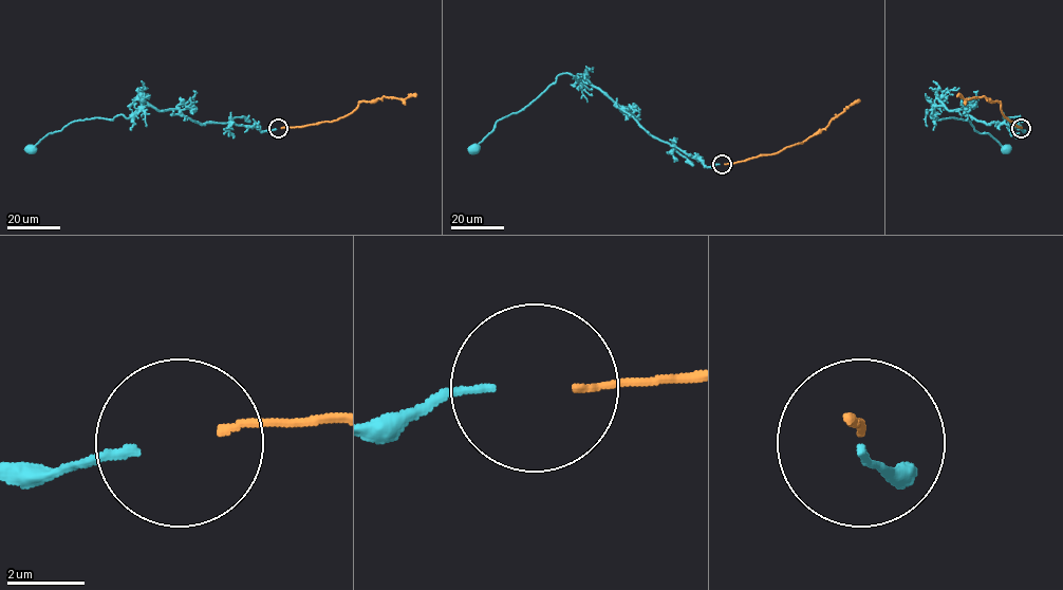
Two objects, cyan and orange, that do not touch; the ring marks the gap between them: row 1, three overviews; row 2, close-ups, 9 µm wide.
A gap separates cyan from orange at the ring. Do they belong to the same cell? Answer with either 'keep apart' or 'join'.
join

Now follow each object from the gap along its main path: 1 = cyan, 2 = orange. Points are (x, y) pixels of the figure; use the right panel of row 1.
1: (1021, 129), (985, 124), (963, 109), (935, 106), (930, 115), (969, 121), (1008, 150)
2: (1021, 128), (1003, 115), (998, 100), (991, 102), (984, 96), (965, 99), (957, 94)

